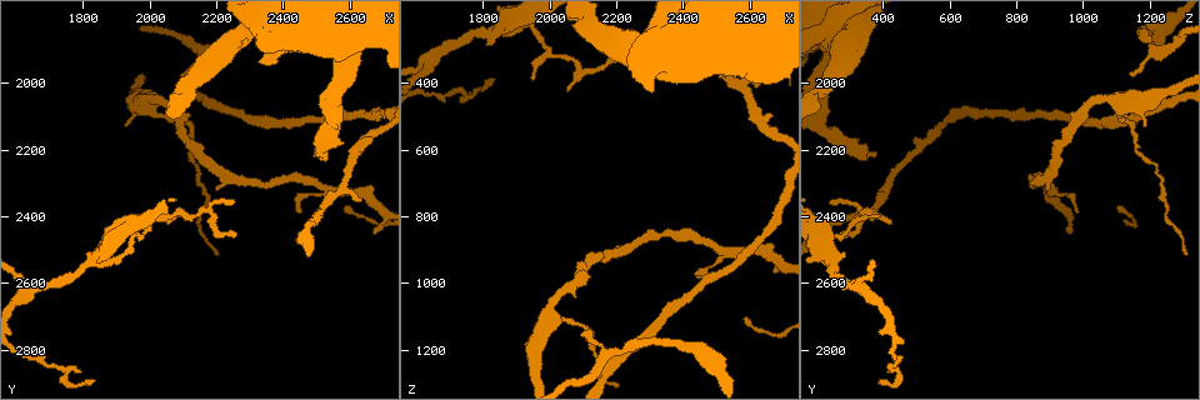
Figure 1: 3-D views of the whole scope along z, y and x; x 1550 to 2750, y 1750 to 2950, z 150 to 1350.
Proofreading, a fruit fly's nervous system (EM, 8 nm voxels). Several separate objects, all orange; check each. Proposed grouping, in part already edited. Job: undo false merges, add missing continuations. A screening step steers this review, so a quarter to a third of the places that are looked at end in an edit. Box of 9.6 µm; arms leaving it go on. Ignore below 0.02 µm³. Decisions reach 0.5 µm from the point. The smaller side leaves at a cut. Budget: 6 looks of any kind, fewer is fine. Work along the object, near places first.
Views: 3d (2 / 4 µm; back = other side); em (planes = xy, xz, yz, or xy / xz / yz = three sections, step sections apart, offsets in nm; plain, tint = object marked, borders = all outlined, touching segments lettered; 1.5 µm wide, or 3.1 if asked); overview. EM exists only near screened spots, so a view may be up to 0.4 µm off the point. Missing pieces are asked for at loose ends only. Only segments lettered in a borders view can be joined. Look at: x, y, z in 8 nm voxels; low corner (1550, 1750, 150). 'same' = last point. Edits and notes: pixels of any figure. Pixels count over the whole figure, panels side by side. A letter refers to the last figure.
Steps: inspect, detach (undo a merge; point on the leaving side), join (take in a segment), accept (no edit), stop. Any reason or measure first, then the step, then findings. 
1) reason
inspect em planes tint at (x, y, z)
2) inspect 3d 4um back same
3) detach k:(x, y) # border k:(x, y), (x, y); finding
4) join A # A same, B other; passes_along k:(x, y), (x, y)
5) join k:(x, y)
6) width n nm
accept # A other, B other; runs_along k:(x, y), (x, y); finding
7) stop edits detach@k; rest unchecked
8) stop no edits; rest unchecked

inspect 3d 2um at (2450, 2380, 980)

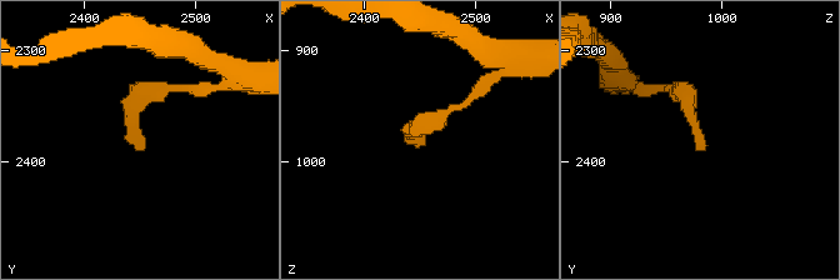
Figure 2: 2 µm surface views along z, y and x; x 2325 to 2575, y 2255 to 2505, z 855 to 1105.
now the EM
inspect em xz step 8 borders at (2442, 2382, 982)

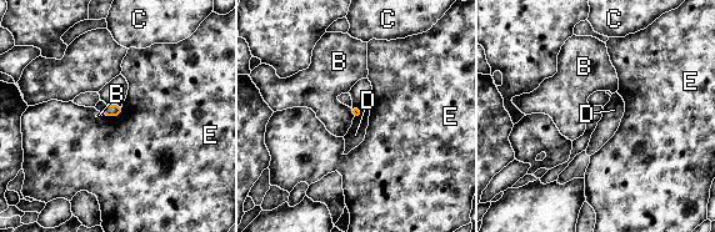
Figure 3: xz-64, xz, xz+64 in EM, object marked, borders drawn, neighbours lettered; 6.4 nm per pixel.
width 70 nm
accept # B other, C other, D other, E other; border 3:(349, 107), (353, 119); no lettered segment goes on from it

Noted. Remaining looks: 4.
an open end
inspect em xz step 4 tint at (2100, 1970, 1150)

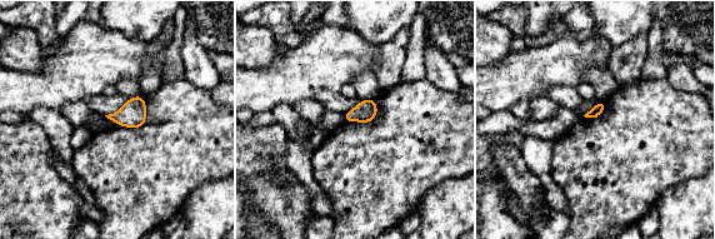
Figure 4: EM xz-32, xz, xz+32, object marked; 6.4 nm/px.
inspect em planes borders same

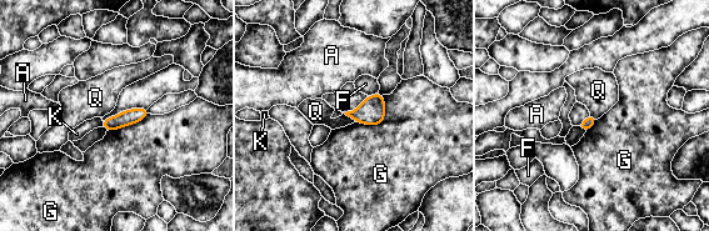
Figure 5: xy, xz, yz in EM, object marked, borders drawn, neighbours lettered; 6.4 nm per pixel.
accept # A other, F other, G other, K other, Q other; runs_along 5:(144, 111), (111, 124), (105, 124); none of them fits

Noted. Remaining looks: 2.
side arm on a straight run
inspect em planes borders at (1830, 2530, 240)

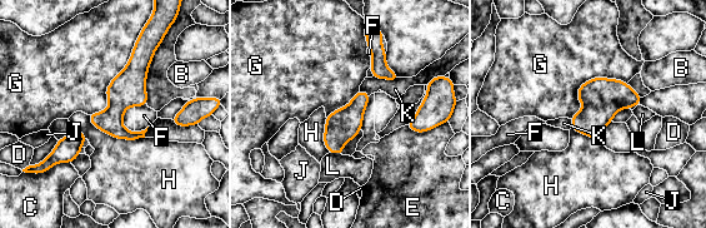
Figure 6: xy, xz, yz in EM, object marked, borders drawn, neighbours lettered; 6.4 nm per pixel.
width 200 nm
accept # B other, C other, D other, E other, F other, G other, H other, J other, K other, L other; runs_along 6:(149, 49), (118, 103), (115, 134); continuous, no second neuron

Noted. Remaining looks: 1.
stop no edits; rest unchecked

